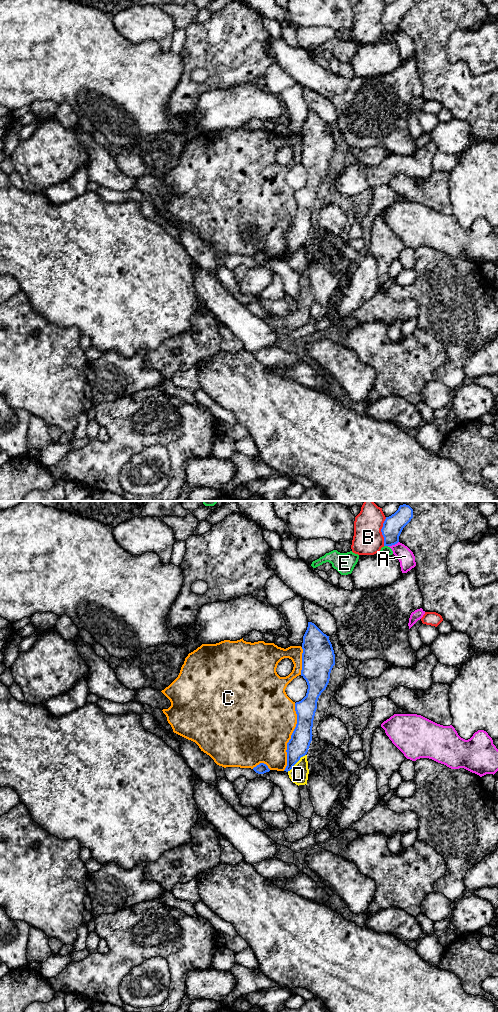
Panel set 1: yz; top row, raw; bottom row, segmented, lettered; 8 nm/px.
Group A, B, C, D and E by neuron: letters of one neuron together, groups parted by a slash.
A / B / C / D / E

